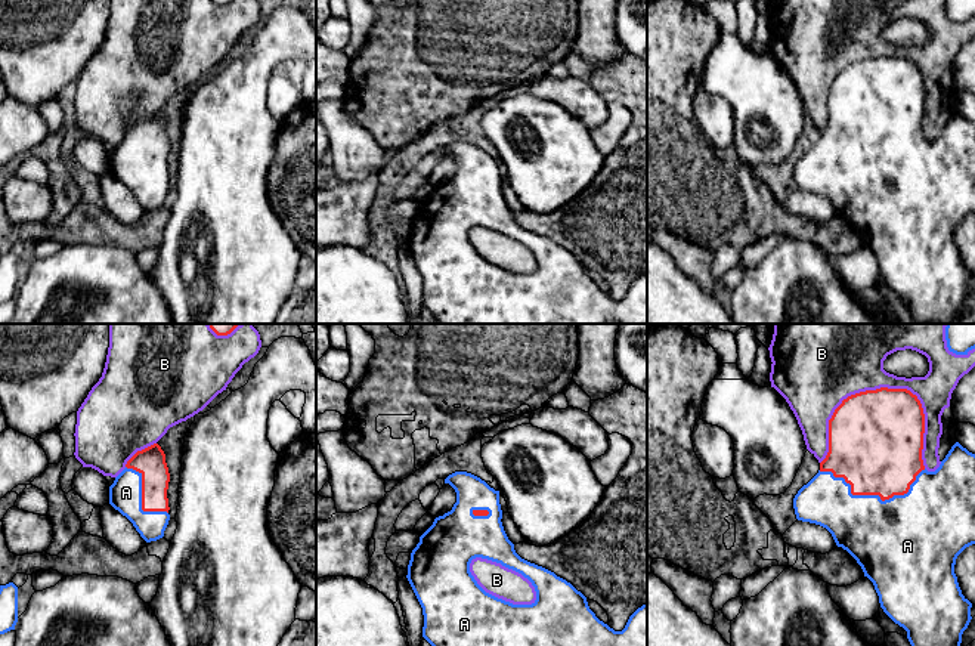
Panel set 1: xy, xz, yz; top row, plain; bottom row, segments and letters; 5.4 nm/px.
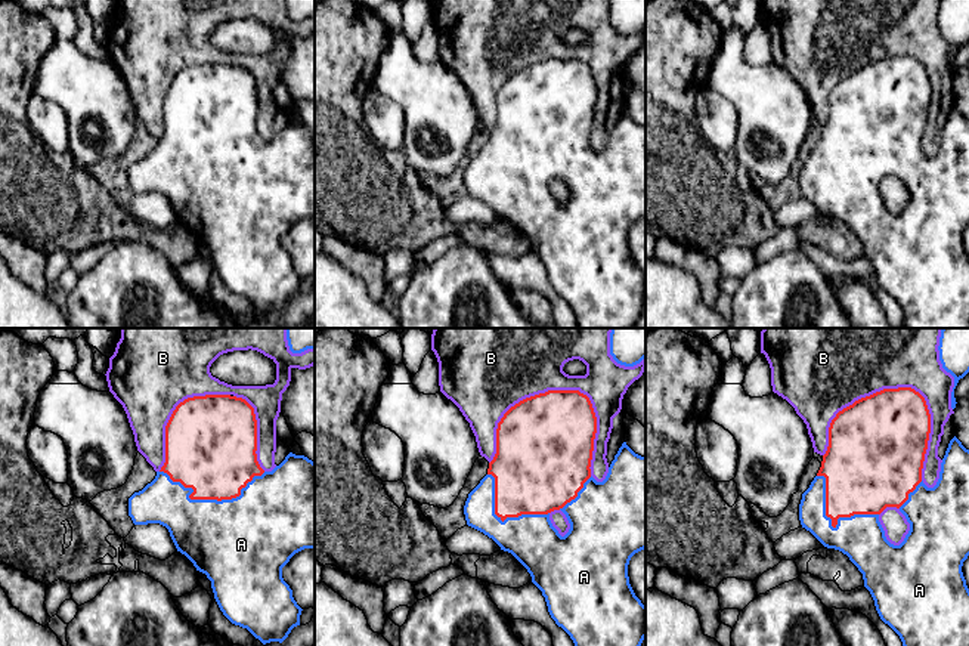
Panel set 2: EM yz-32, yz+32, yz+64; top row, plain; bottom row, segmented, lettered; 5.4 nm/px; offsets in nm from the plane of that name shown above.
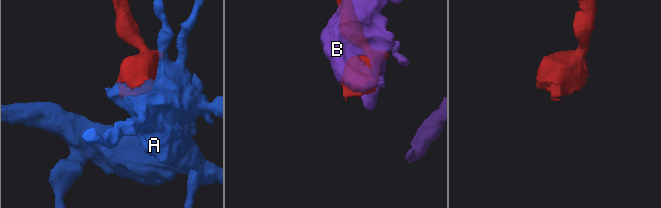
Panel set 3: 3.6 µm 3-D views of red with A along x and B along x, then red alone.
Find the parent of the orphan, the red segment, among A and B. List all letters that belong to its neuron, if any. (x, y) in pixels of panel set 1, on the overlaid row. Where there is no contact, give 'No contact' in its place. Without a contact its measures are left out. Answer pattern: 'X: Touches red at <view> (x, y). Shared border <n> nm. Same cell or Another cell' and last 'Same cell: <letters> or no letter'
A: Touches red at yz (872, 494). Shared border 600 nm. Same cell
B: Touches red at yz (851, 395). Shared border 650 nm. Another cell
Same cell: A

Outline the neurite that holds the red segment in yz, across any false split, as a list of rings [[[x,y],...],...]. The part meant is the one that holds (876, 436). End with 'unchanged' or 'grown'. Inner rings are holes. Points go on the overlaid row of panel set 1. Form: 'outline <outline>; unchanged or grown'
outline [[[880,387],[848,396],[835,409],[829,420],[829,452],[820,463],[818,473],[804,485],[793,498],[793,509],[798,520],[810,522],[826,528],[838,547],[846,550],[861,566],[879,596],[883,612],[907,631],[911,646],[960,646],[962,634],[968,628],[972,616],[972,603],[962,594],[954,574],[957,556],[969,545],[975,544],[975,454],[956,442],[935,472],[928,472],[923,466],[925,414],[920,401],[907,389]]]; grown

